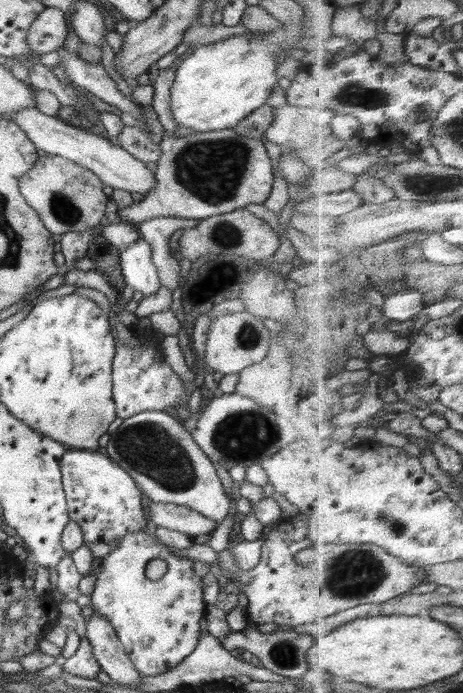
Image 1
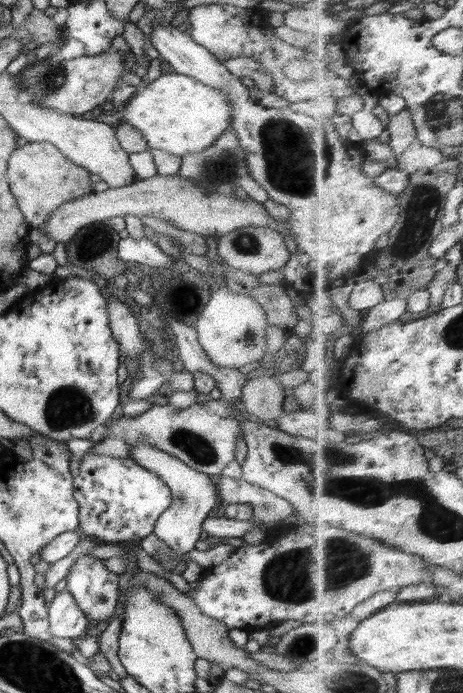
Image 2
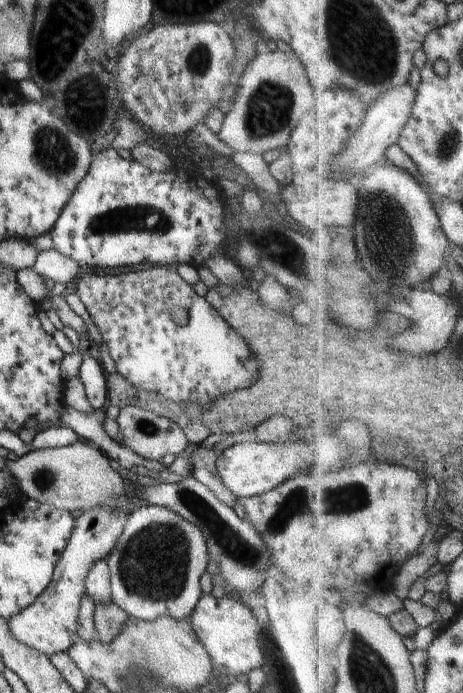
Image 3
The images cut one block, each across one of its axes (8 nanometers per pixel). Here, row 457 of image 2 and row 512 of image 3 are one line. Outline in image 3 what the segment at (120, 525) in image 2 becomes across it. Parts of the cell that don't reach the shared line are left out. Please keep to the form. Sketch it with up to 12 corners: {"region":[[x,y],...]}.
{"region":[[90,508],[50,584],[7,618],[20,644],[48,657],[79,639],[84,578],[108,558],[130,513]]}

